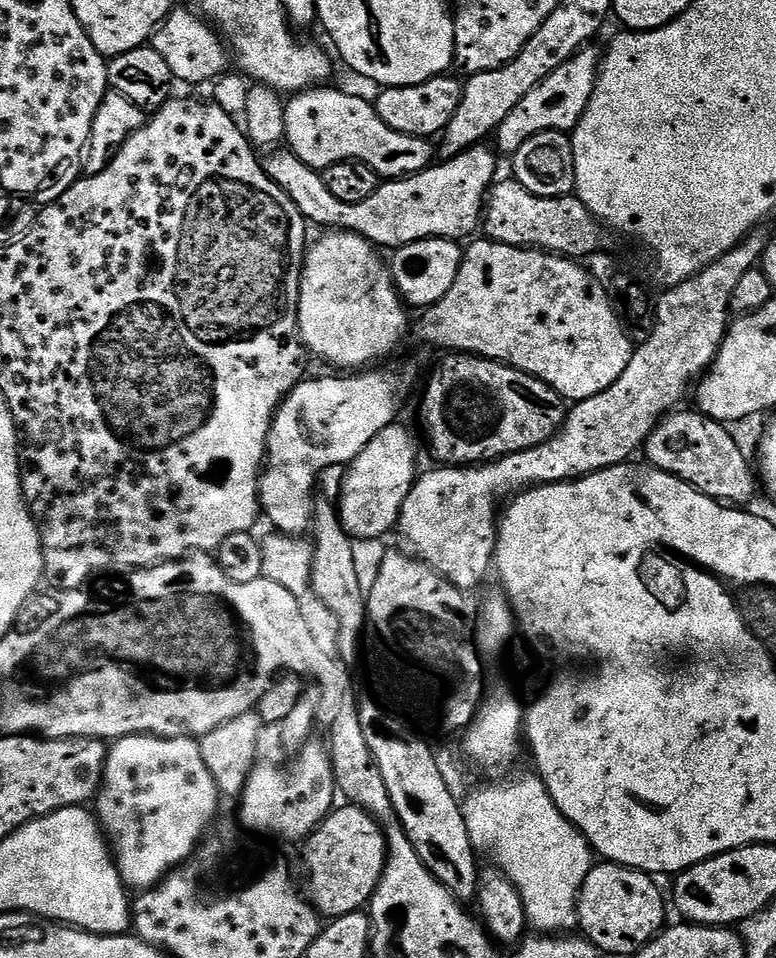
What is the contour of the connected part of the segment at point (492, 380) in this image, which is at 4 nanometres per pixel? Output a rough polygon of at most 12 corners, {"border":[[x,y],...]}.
{"border":[[448,354],[420,400],[444,466],[554,438],[568,408],[546,382]]}

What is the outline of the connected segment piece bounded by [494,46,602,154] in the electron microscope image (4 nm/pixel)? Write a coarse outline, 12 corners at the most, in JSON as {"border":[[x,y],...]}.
{"border":[[585,46],[518,102],[495,133],[514,154],[543,132],[571,133],[601,59]]}

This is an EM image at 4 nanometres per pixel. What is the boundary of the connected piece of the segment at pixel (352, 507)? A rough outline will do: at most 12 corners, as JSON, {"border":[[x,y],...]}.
{"border":[[397,422],[348,466],[338,511],[349,537],[397,527],[418,475]]}

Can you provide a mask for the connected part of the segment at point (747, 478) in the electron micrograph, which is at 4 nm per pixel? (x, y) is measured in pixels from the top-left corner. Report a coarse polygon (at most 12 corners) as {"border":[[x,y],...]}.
{"border":[[673,411],[647,463],[732,506],[758,480],[739,442],[703,412]]}

